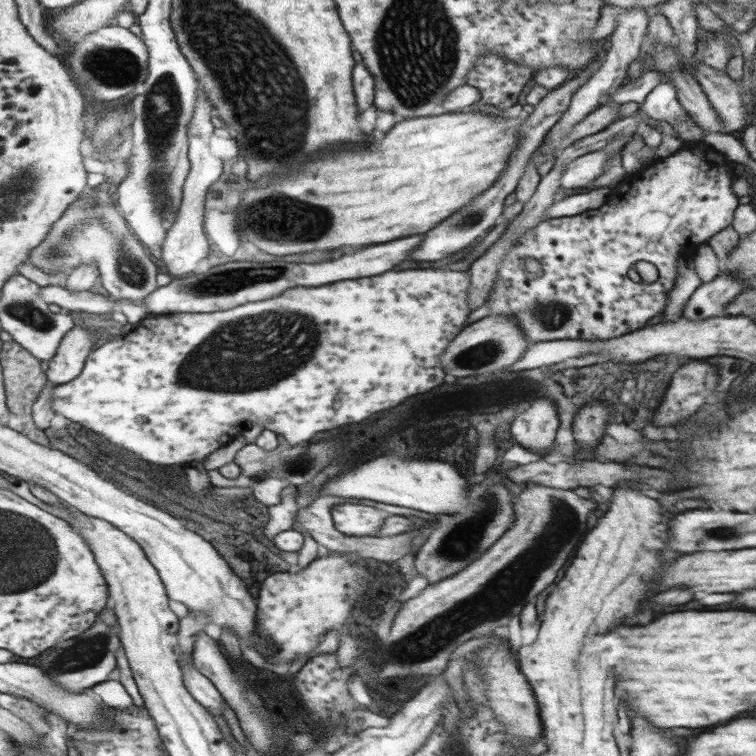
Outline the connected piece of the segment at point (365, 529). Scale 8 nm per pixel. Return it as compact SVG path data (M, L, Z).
M338 504L332 508L334 526L346 536L375 536L388 518L388 512L382 512L364 504Z

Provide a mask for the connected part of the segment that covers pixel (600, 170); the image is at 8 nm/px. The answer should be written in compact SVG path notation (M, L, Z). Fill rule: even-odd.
M604 149L578 157L574 162L570 162L566 171L563 172L562 189L576 189L592 184L596 178L604 174L607 164L608 152Z

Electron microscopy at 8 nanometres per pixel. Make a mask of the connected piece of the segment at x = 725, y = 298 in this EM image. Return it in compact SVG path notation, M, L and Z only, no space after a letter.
M722 274L714 282L702 284L696 294L688 300L684 308L684 318L688 320L704 320L712 316L724 314L726 304L732 302L736 294L740 294L744 288L740 278Z

